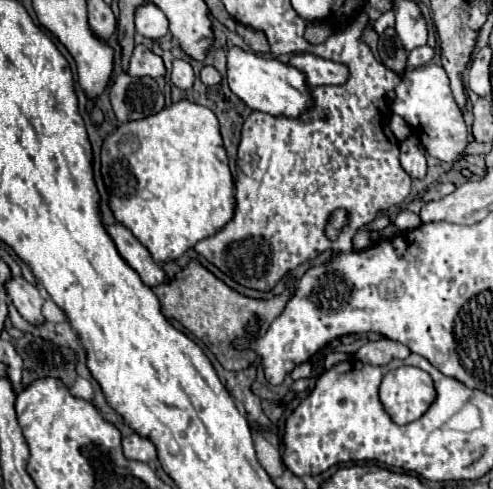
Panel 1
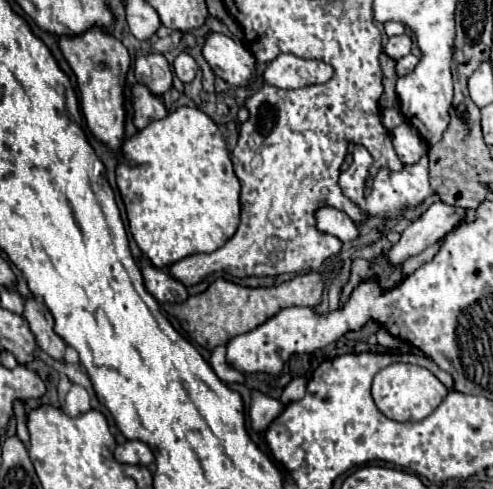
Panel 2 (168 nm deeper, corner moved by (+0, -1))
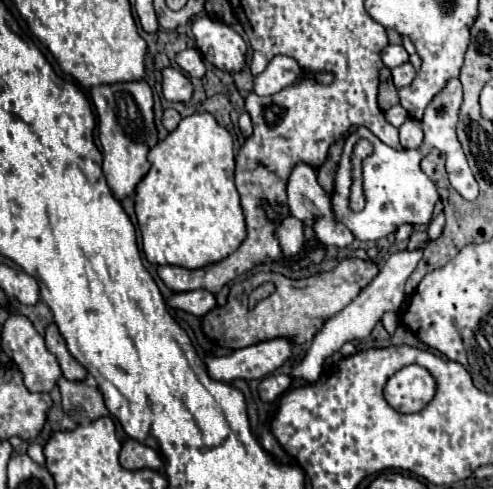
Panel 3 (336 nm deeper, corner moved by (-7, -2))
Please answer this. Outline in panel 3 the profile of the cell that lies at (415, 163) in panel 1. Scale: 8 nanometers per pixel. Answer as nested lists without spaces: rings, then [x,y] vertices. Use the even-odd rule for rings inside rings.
[[[406,119],[400,125],[400,145],[402,147],[416,149],[416,147],[420,147],[422,139],[424,139],[424,131],[422,131],[422,125],[418,119]]]

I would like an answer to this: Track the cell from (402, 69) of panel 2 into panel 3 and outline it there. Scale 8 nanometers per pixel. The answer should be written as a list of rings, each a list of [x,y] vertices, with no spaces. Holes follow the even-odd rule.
[[[404,63],[404,65],[398,65],[398,67],[392,69],[392,81],[394,81],[394,85],[398,89],[410,85],[412,79],[414,79],[414,75],[416,75],[416,71],[414,71],[414,67],[410,63]]]

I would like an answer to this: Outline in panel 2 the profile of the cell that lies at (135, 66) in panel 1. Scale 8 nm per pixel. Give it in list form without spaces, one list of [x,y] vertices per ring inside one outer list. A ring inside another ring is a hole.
[[[147,54],[135,60],[135,78],[137,82],[151,88],[153,94],[161,96],[171,88],[171,66],[163,54]]]

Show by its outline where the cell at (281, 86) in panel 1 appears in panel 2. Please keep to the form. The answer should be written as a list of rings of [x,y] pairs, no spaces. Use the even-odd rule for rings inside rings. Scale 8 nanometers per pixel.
[[[223,34],[205,38],[203,56],[213,72],[231,86],[249,86],[255,82],[255,58],[243,44]]]

